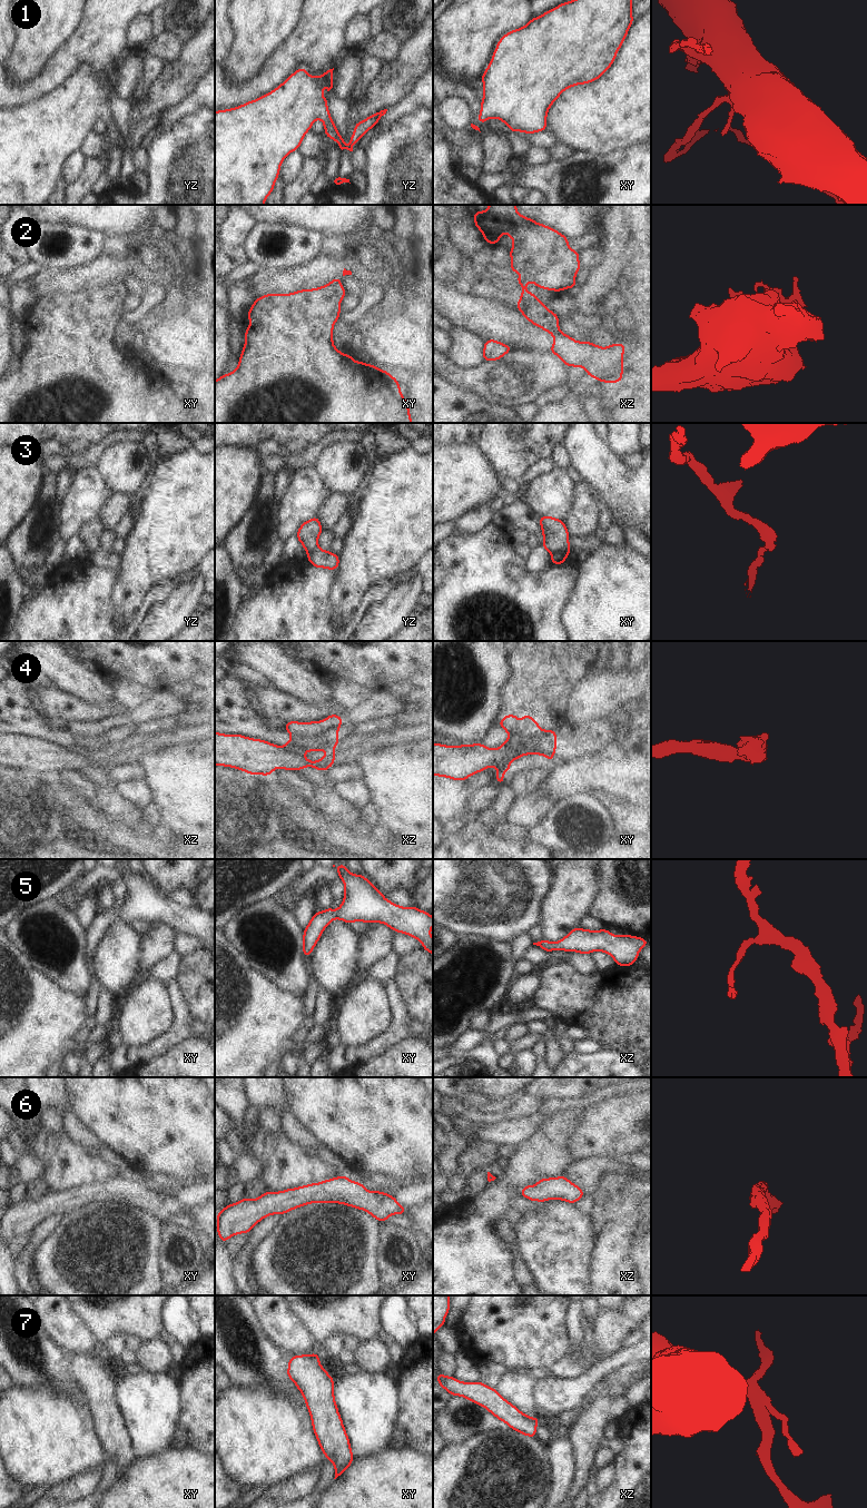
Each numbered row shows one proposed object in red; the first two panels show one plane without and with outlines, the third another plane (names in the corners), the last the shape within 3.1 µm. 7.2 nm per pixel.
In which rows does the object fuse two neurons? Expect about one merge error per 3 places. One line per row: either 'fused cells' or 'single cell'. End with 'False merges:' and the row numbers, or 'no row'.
1: single cell
2: fused cells
3: fused cells
4: single cell
5: single cell
6: single cell
7: single cell
False merges: 2, 3

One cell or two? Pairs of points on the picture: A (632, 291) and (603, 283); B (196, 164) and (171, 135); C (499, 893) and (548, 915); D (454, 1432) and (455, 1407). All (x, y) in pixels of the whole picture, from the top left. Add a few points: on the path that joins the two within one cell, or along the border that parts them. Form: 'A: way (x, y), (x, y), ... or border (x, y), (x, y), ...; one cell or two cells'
A: border (621, 260), (621, 272), (616, 289), (614, 312); two cells
B: way (194, 157), (178, 141); one cell
C: border (550, 887), (542, 900), (540, 922), (538, 924); two cells
D: way (454, 1426), (453, 1413); one cell

